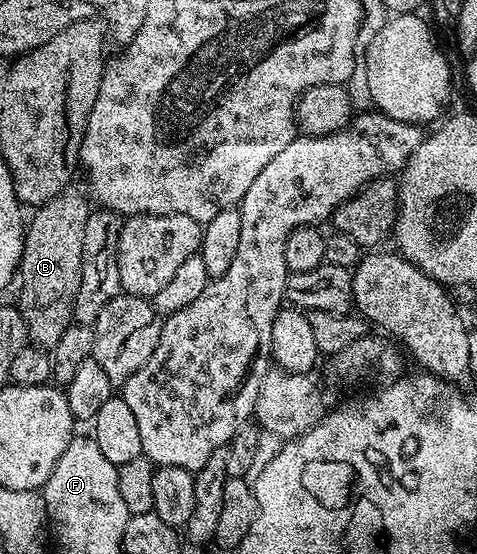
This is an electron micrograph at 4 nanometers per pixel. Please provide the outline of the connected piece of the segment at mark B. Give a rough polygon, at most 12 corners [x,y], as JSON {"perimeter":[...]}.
{"perimeter":[[90,197],[39,206],[20,256],[28,340],[51,351],[74,323]]}

